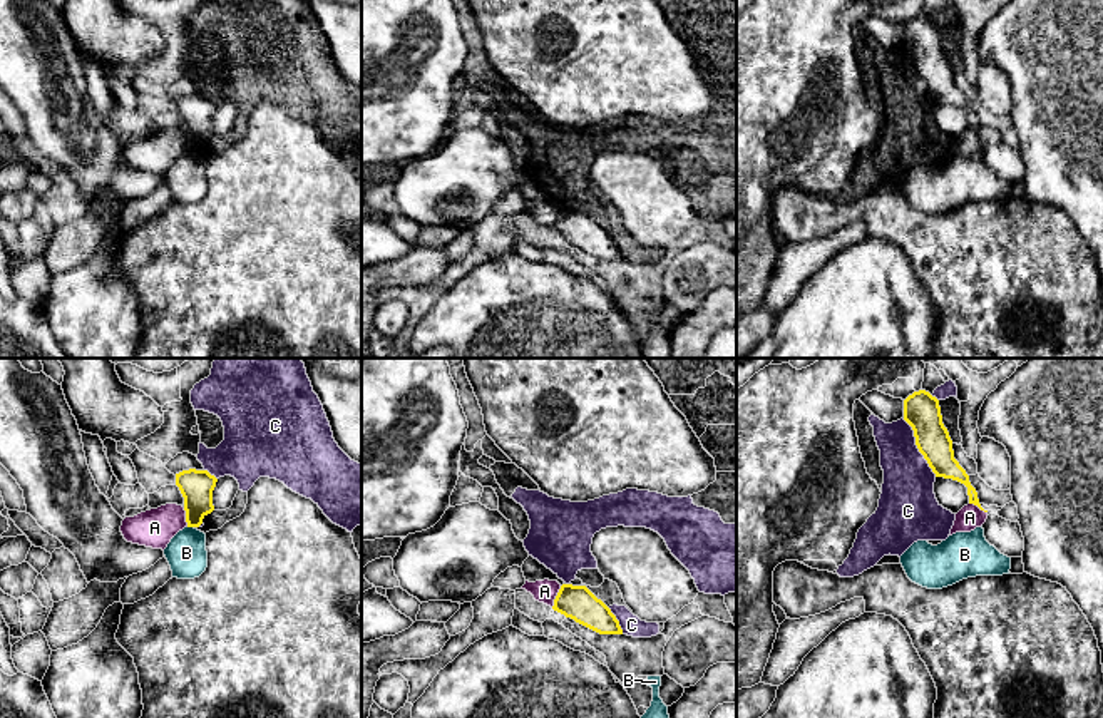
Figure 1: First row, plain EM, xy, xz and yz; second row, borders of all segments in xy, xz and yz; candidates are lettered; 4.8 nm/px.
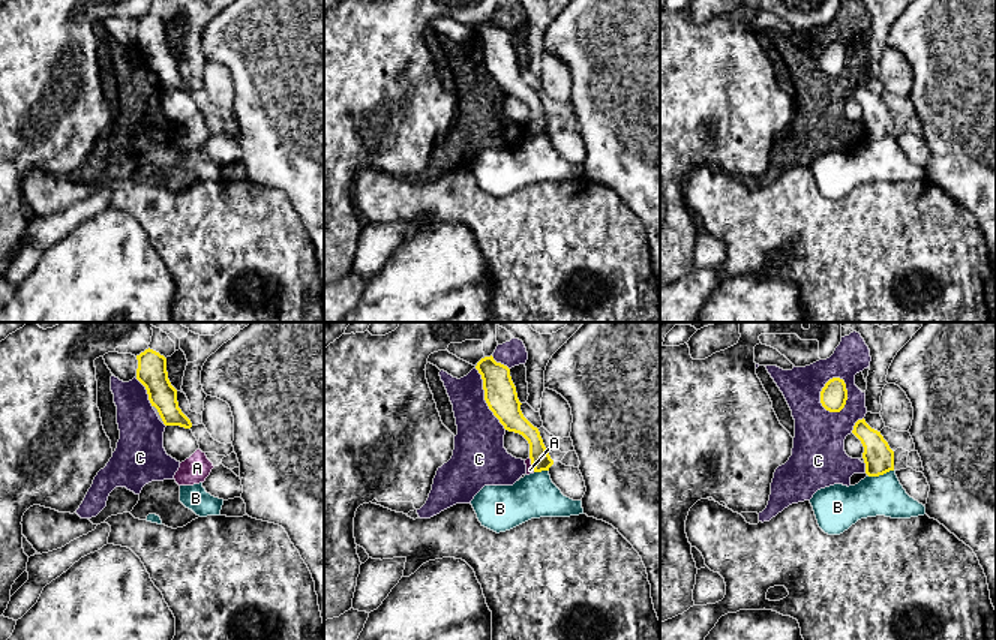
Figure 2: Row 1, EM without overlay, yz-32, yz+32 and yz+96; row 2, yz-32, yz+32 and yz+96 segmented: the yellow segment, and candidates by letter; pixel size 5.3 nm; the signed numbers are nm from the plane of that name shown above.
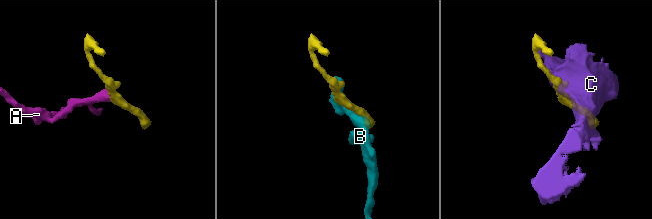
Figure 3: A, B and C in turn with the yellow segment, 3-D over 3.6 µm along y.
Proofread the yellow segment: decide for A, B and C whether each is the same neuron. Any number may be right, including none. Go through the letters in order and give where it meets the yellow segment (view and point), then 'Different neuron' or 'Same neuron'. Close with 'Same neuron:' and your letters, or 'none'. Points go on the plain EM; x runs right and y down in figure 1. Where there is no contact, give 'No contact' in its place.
A: Touches yellow at xz (556, 221). Different neuron
B: Touches yellow at xy (191, 151). Different neuron
C: Touches yellow at yz (918, 72). Different neuron
Same neuron: none

